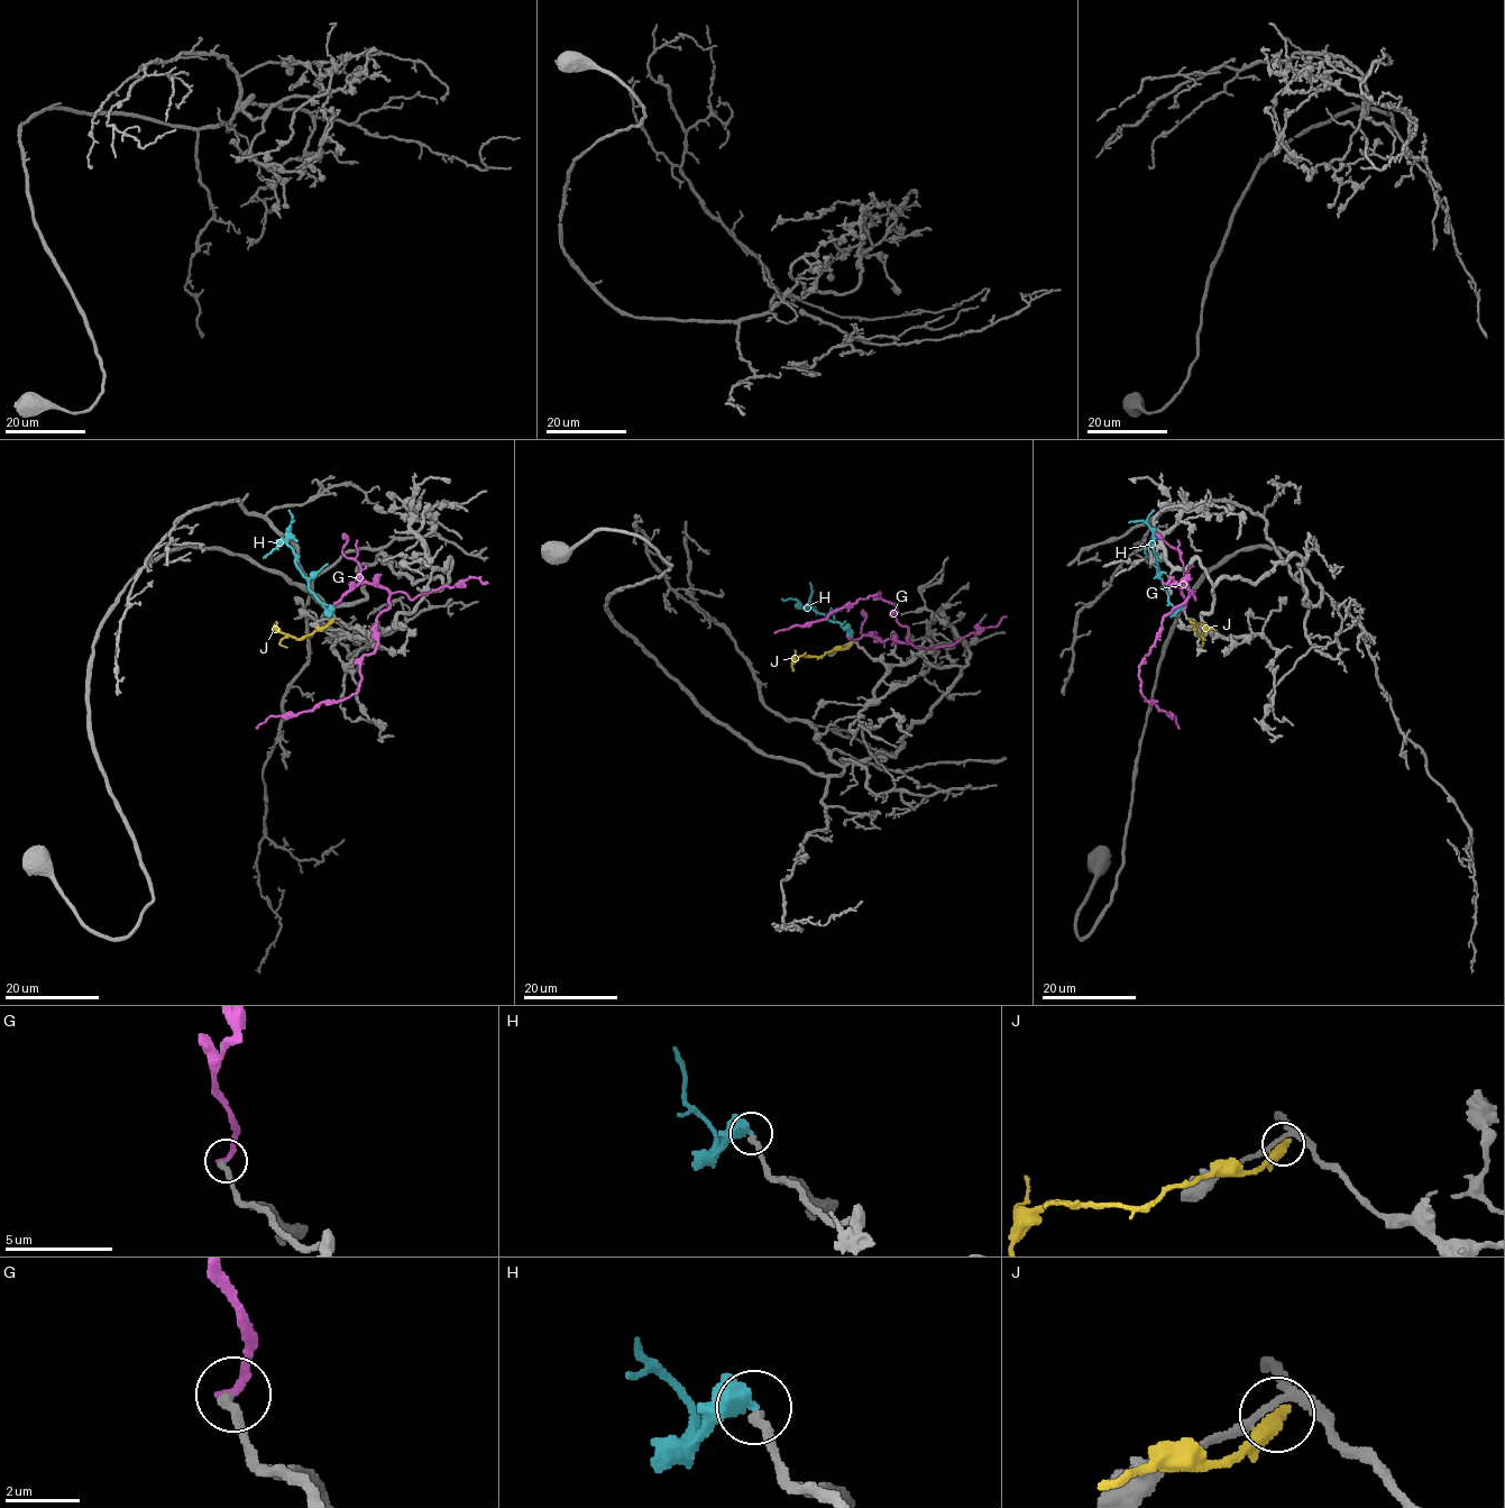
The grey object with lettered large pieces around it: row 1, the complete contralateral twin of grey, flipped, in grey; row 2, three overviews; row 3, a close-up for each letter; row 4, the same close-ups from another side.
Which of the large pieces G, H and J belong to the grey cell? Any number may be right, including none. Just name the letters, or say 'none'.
H

